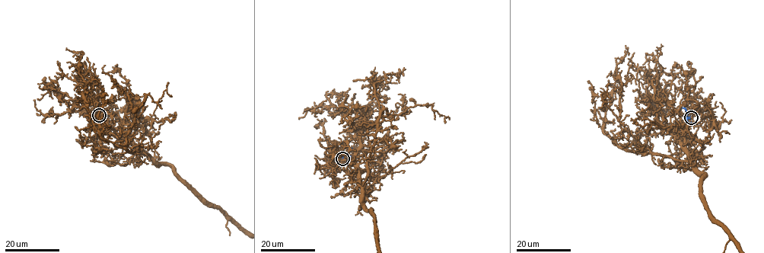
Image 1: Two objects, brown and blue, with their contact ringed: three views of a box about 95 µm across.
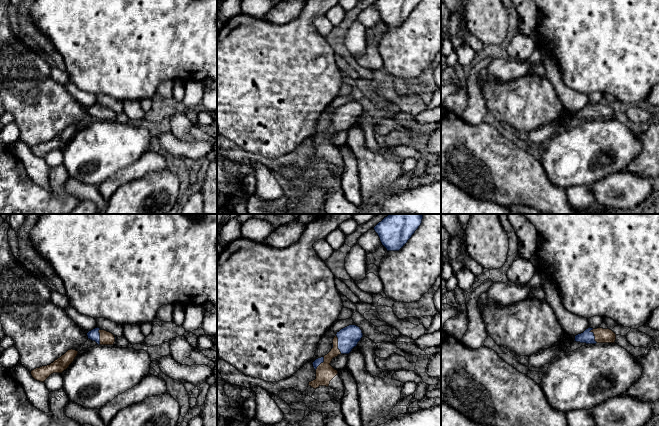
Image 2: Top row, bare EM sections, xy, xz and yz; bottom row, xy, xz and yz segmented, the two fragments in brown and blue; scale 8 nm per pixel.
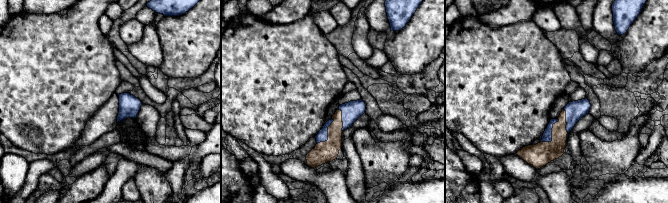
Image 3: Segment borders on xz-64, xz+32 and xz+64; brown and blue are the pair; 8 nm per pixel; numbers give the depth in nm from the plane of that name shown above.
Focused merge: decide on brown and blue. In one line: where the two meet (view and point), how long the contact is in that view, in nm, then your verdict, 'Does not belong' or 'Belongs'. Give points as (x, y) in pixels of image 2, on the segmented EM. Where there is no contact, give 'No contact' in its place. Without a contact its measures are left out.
Touches brown at xz (337, 344). Shared border 160 nm. Belongs

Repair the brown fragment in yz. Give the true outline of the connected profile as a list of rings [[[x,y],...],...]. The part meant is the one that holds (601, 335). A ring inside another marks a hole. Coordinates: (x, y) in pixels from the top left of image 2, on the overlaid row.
[[[588,328],[583,333],[575,336],[576,342],[586,343],[586,344],[596,344],[596,343],[615,343],[616,334],[610,329],[603,328]]]

